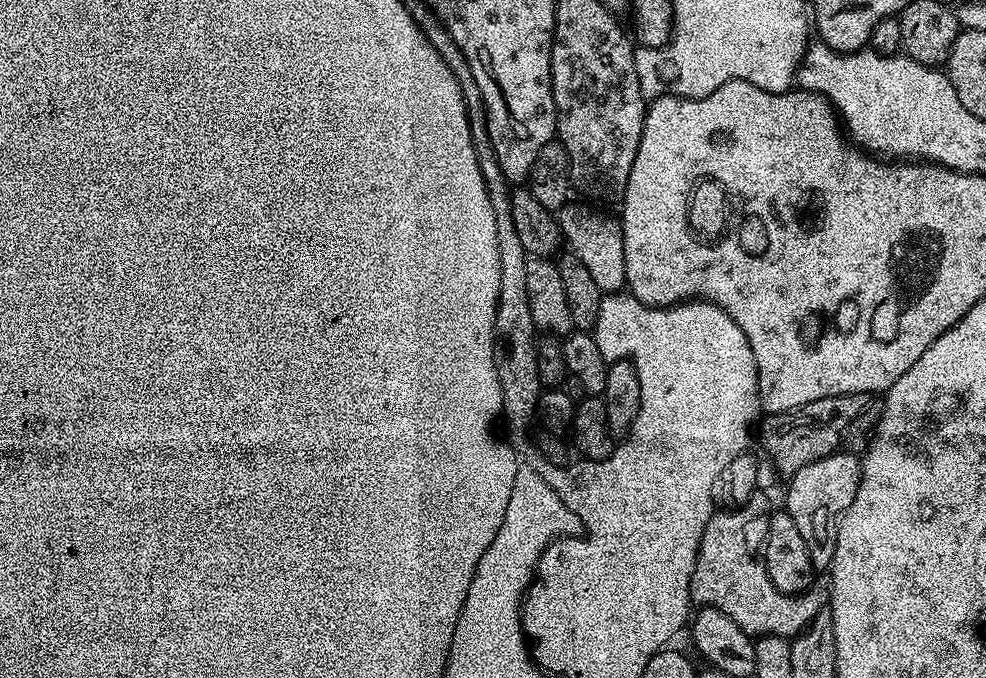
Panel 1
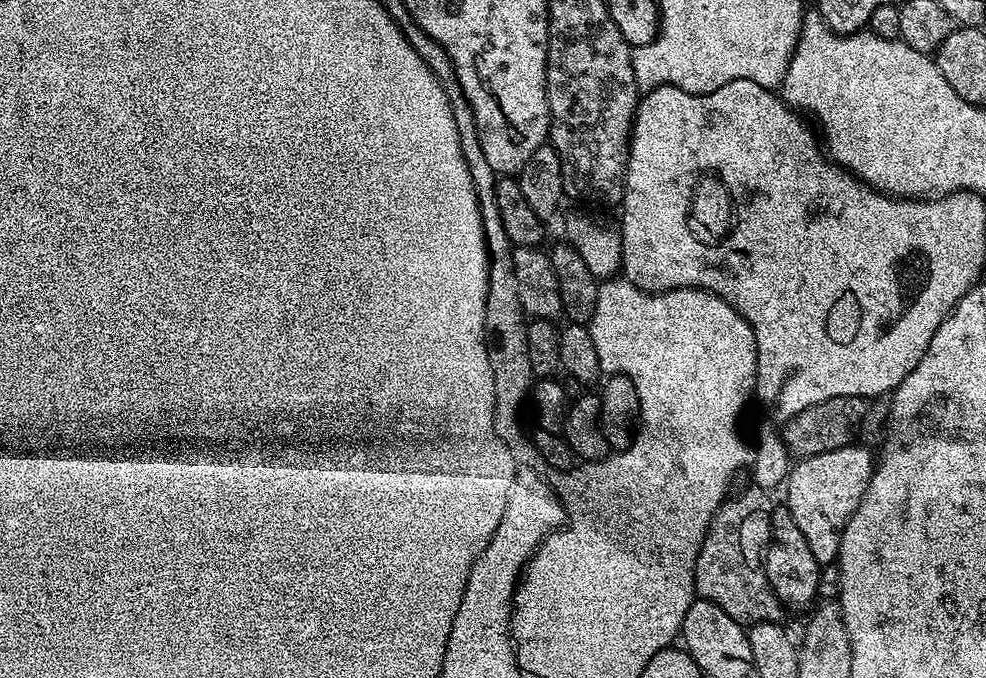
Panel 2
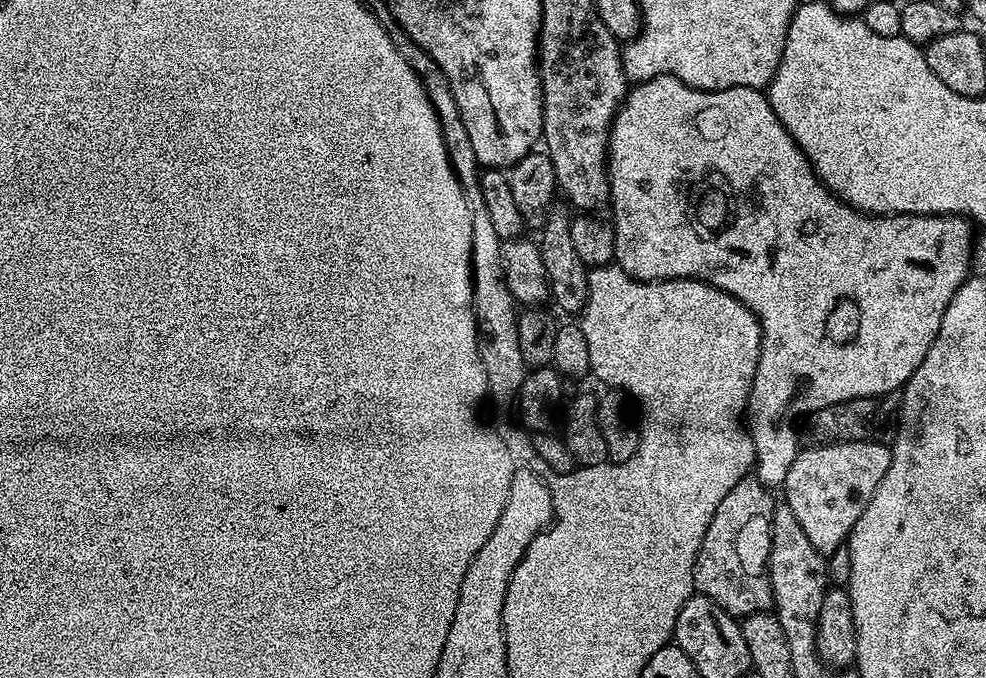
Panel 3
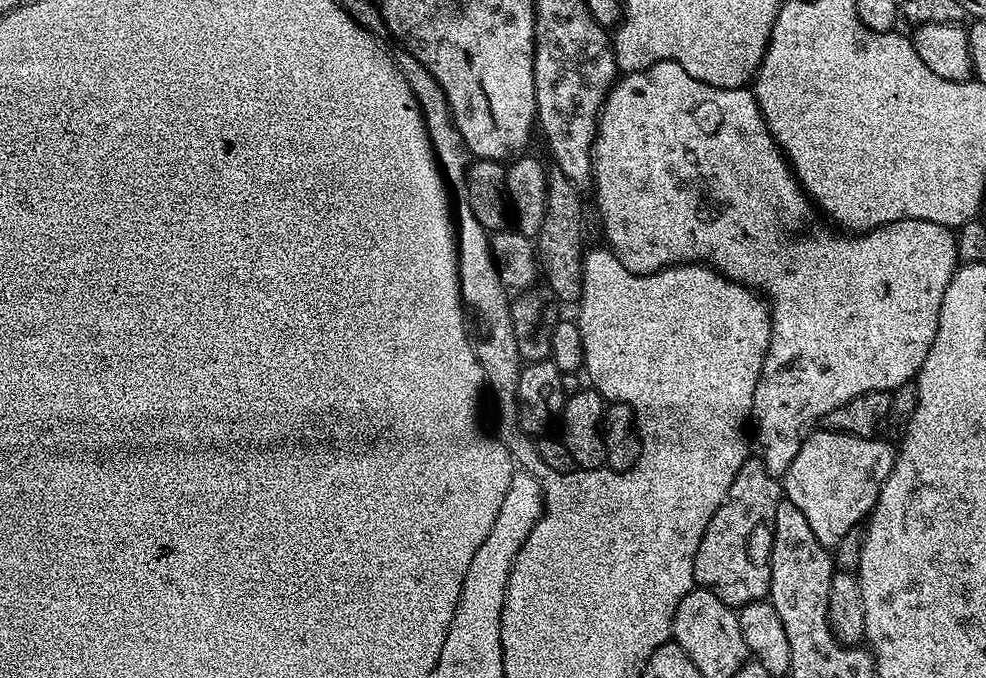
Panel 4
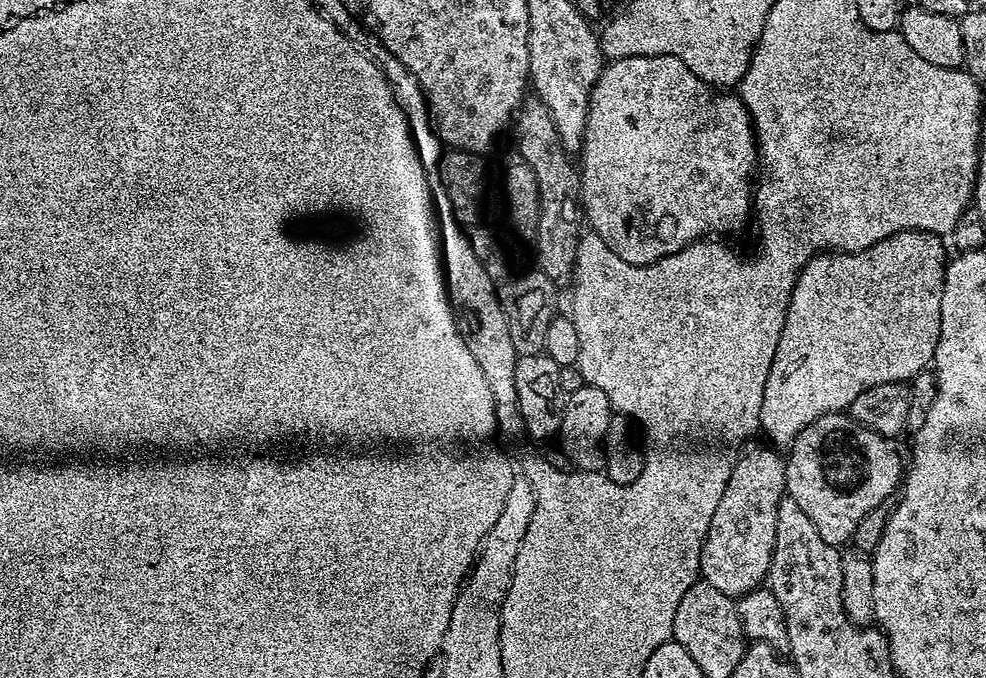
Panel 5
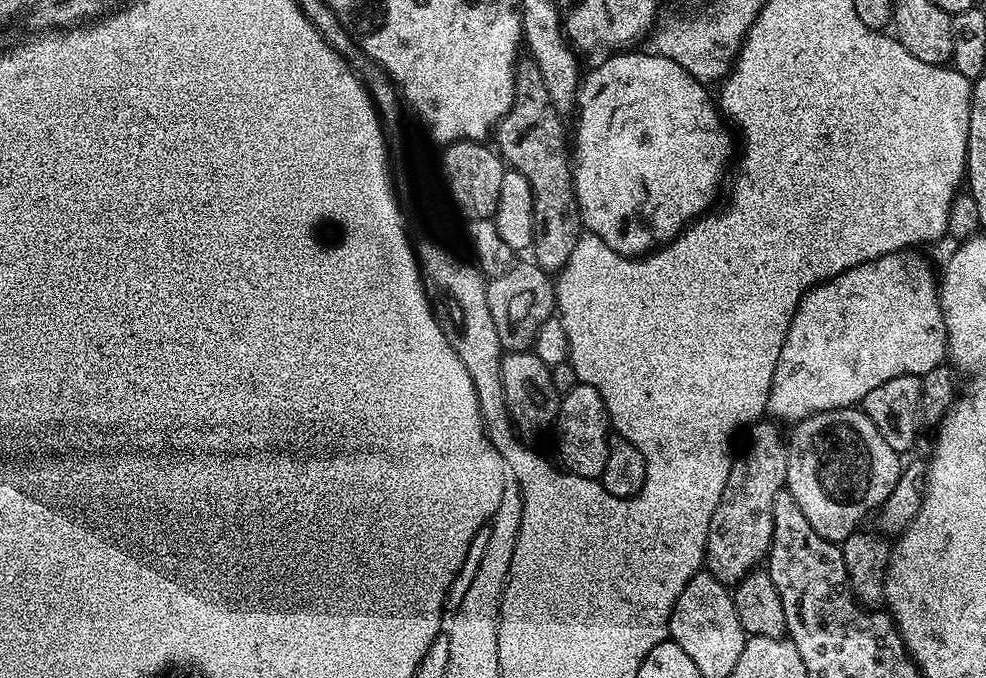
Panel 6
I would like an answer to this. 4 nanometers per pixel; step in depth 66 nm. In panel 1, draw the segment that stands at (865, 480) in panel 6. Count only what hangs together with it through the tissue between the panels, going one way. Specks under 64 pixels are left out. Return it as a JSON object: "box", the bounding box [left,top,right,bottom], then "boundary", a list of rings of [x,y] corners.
{"box":[786,450,860,569],"boundary":[[[837,450],[818,458],[818,462],[810,462],[810,466],[802,466],[802,470],[798,470],[787,481],[786,510],[798,525],[798,530],[806,542],[806,550],[810,550],[813,569],[831,569],[836,545],[836,525],[840,515],[850,506],[854,494],[858,494],[860,462],[859,455],[847,450]]]}

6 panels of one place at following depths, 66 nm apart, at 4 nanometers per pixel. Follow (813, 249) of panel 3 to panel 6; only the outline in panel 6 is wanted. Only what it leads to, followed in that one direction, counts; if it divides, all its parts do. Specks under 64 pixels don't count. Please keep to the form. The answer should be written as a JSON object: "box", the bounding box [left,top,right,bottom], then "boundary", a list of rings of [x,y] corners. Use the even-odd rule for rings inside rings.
{"box":[572,50,948,422],"boundary":[[[620,50],[615,54],[609,55],[612,56],[609,60],[604,60],[592,73],[585,75],[583,77],[582,83],[580,85],[580,91],[578,93],[578,109],[580,108],[580,117],[576,120],[576,140],[574,136],[574,163],[572,165],[572,184],[576,188],[576,201],[580,207],[580,219],[582,221],[583,227],[585,229],[591,230],[595,235],[602,237],[606,243],[610,245],[615,252],[620,252],[624,256],[630,256],[633,258],[643,257],[645,254],[651,253],[653,250],[659,249],[661,246],[668,244],[671,240],[676,239],[681,232],[684,231],[685,227],[692,223],[693,220],[705,215],[713,207],[712,204],[716,200],[716,195],[720,192],[720,183],[724,180],[724,171],[728,168],[728,159],[732,156],[732,136],[728,133],[729,125],[726,123],[725,117],[721,115],[718,111],[717,105],[714,103],[713,97],[712,100],[708,97],[708,92],[703,83],[697,80],[696,77],[691,76],[680,65],[678,62],[674,62],[670,58],[661,56],[655,51],[647,50],[648,52],[632,52],[636,50]],[[912,250],[891,252],[877,260],[871,260],[865,264],[854,266],[842,274],[838,274],[832,280],[825,280],[823,284],[817,284],[815,288],[803,296],[796,313],[792,315],[792,321],[786,334],[786,342],[782,346],[782,354],[778,354],[778,366],[774,370],[774,378],[770,386],[770,398],[766,409],[769,417],[777,421],[792,420],[799,422],[812,416],[815,412],[825,412],[835,408],[850,408],[859,405],[874,390],[874,386],[882,386],[882,382],[890,382],[890,378],[899,376],[918,376],[923,378],[928,371],[945,363],[948,356],[948,331],[946,322],[942,318],[942,306],[940,305],[940,289],[938,287],[937,273],[932,273],[932,268],[917,253]]]}

